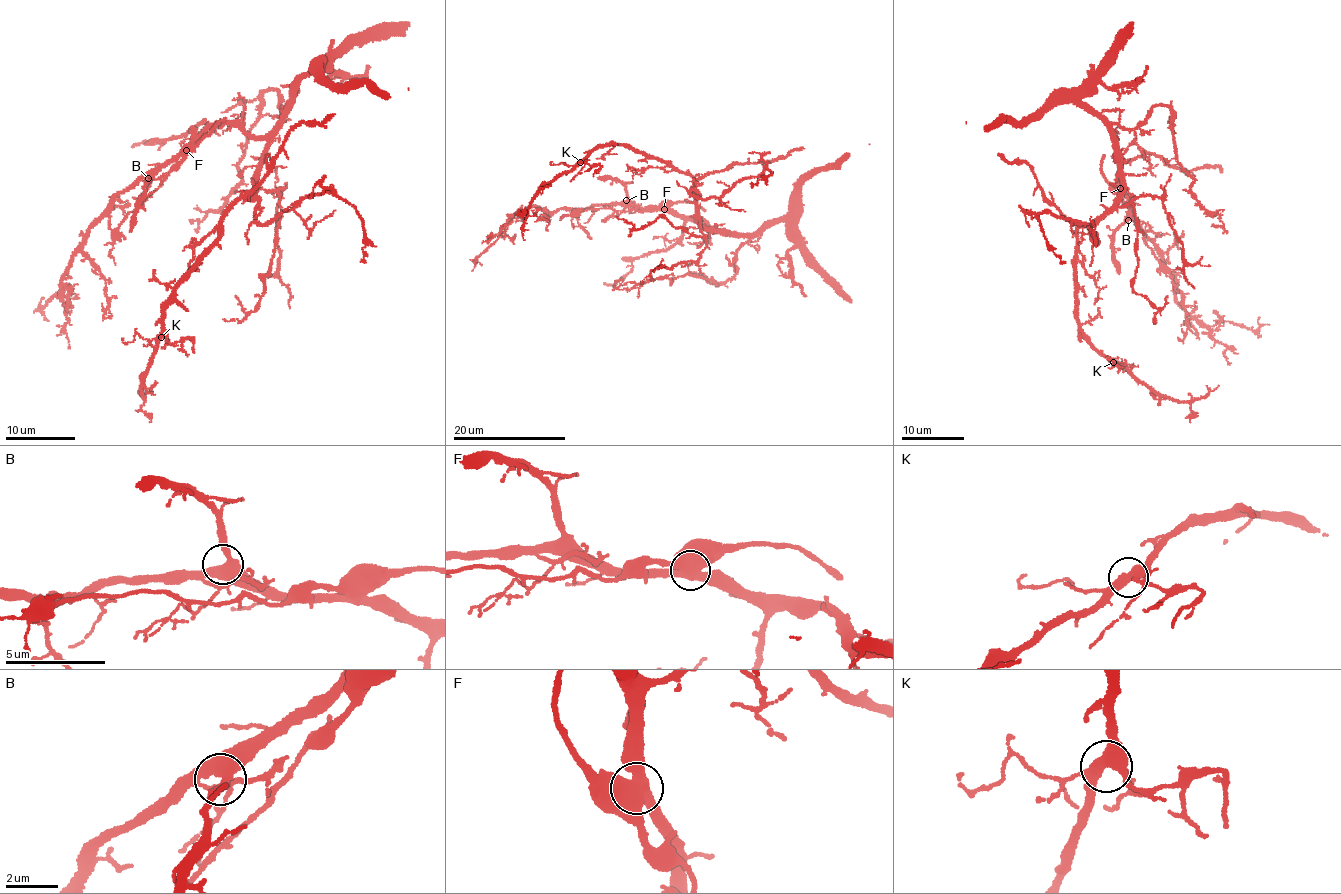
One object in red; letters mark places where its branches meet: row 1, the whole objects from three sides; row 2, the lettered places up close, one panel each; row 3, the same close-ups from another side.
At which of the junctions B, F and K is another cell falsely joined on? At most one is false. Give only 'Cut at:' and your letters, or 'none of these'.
Cut at: F

